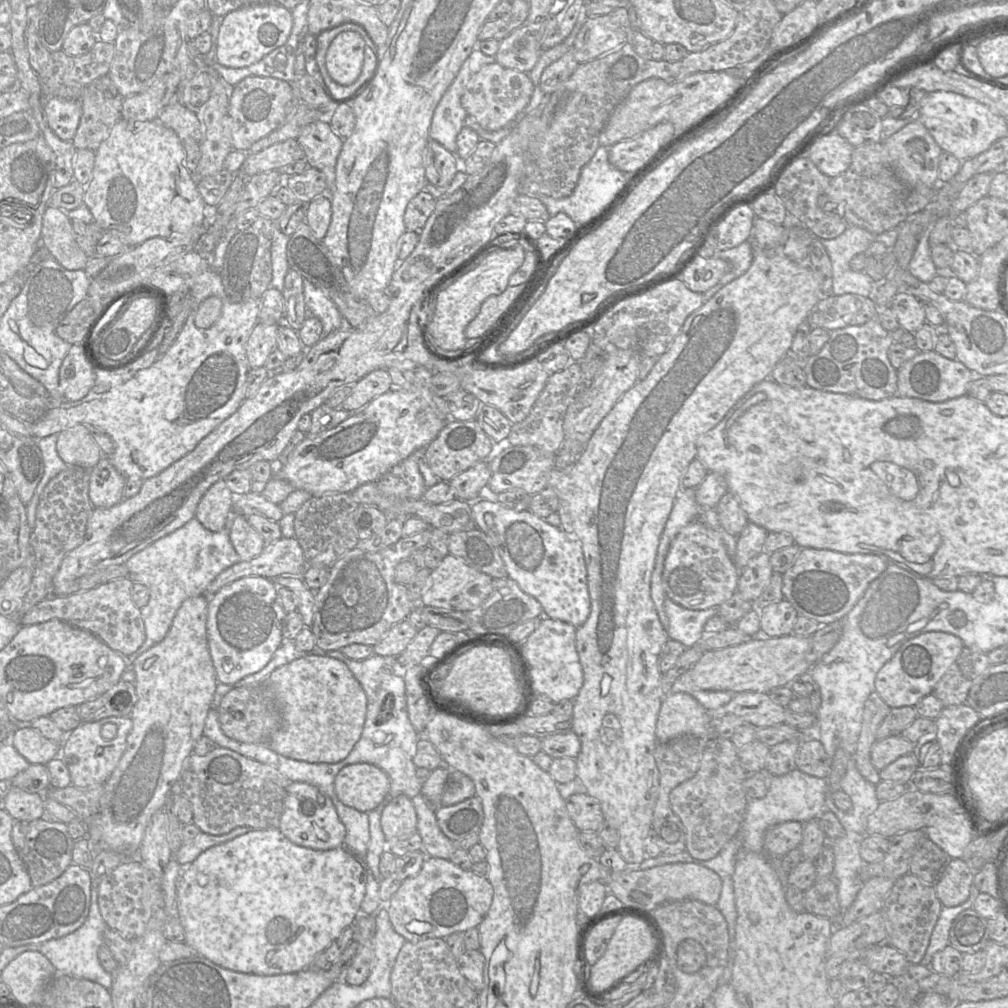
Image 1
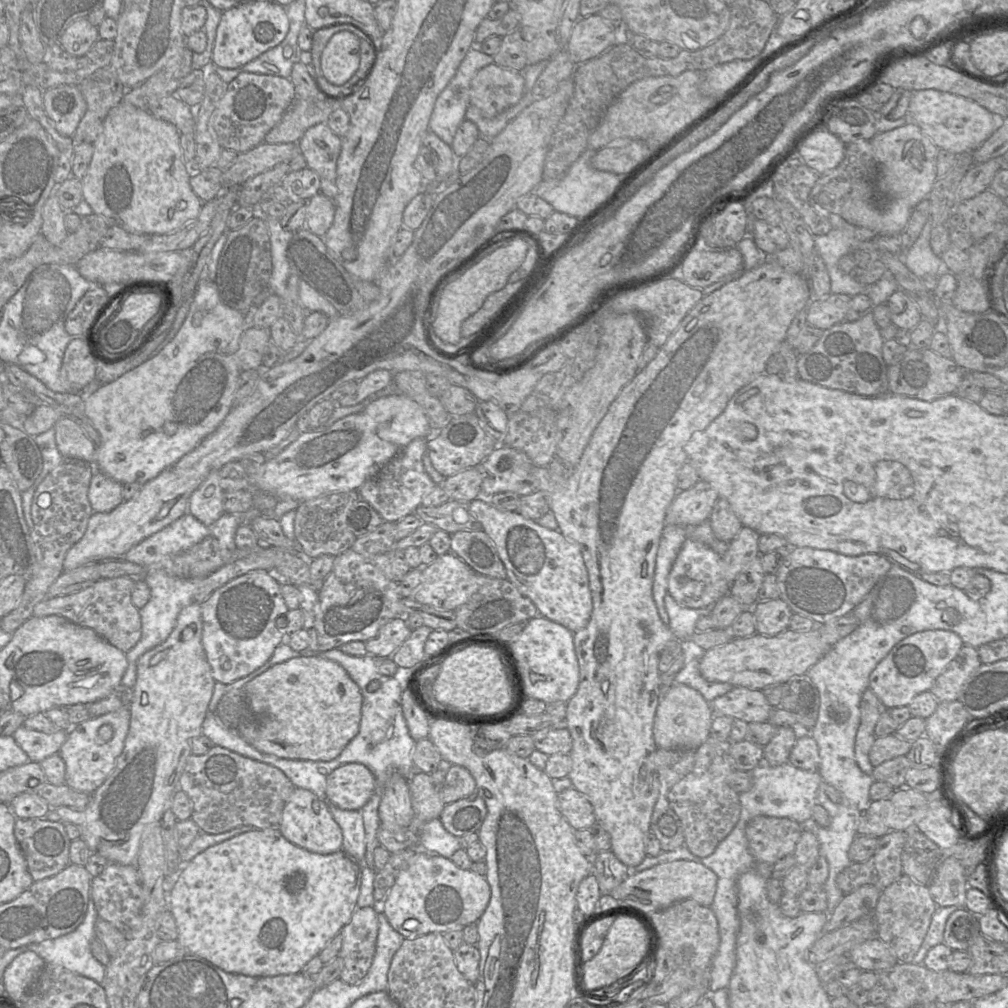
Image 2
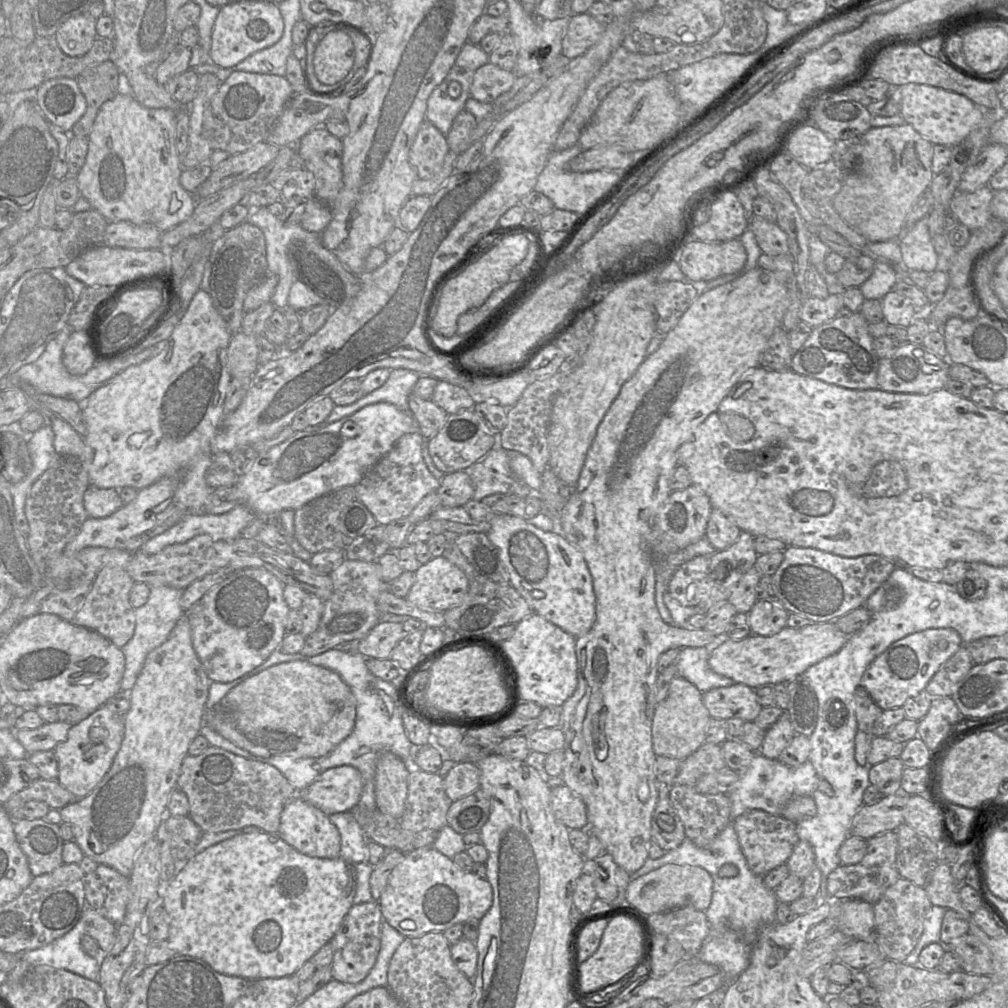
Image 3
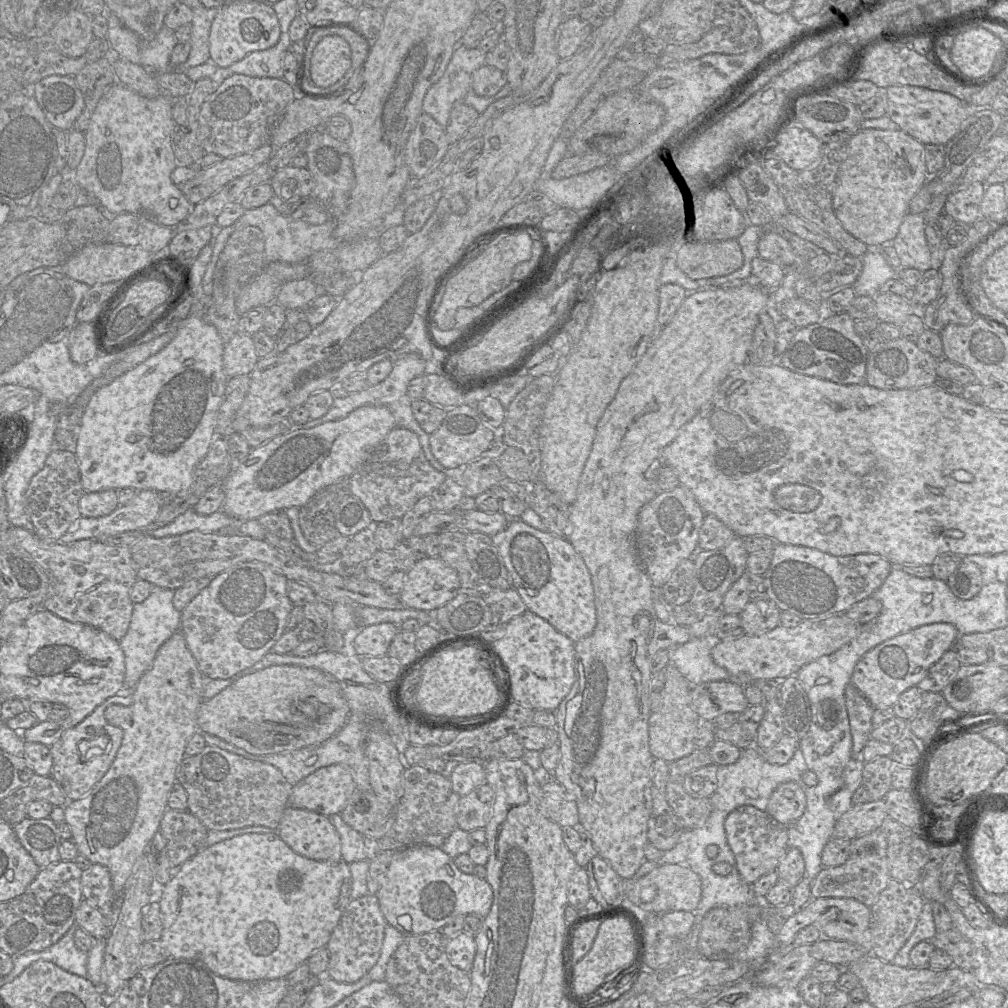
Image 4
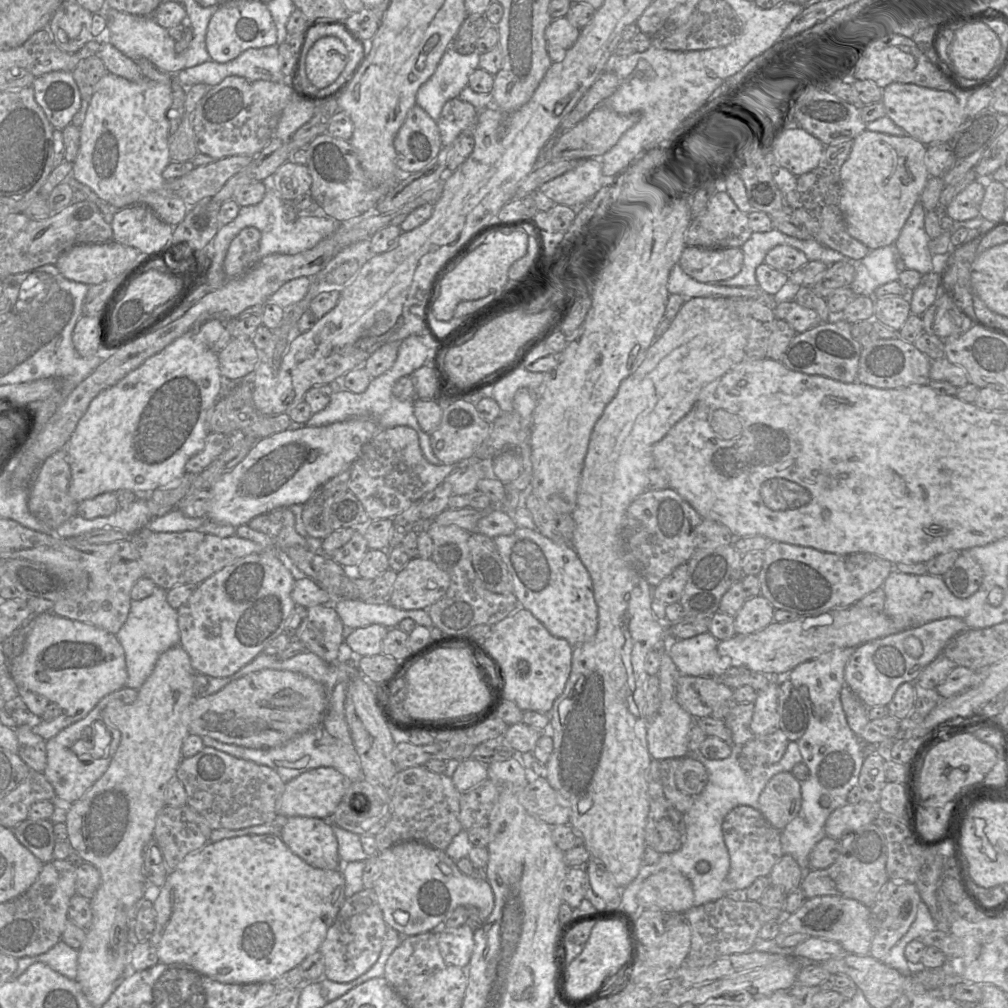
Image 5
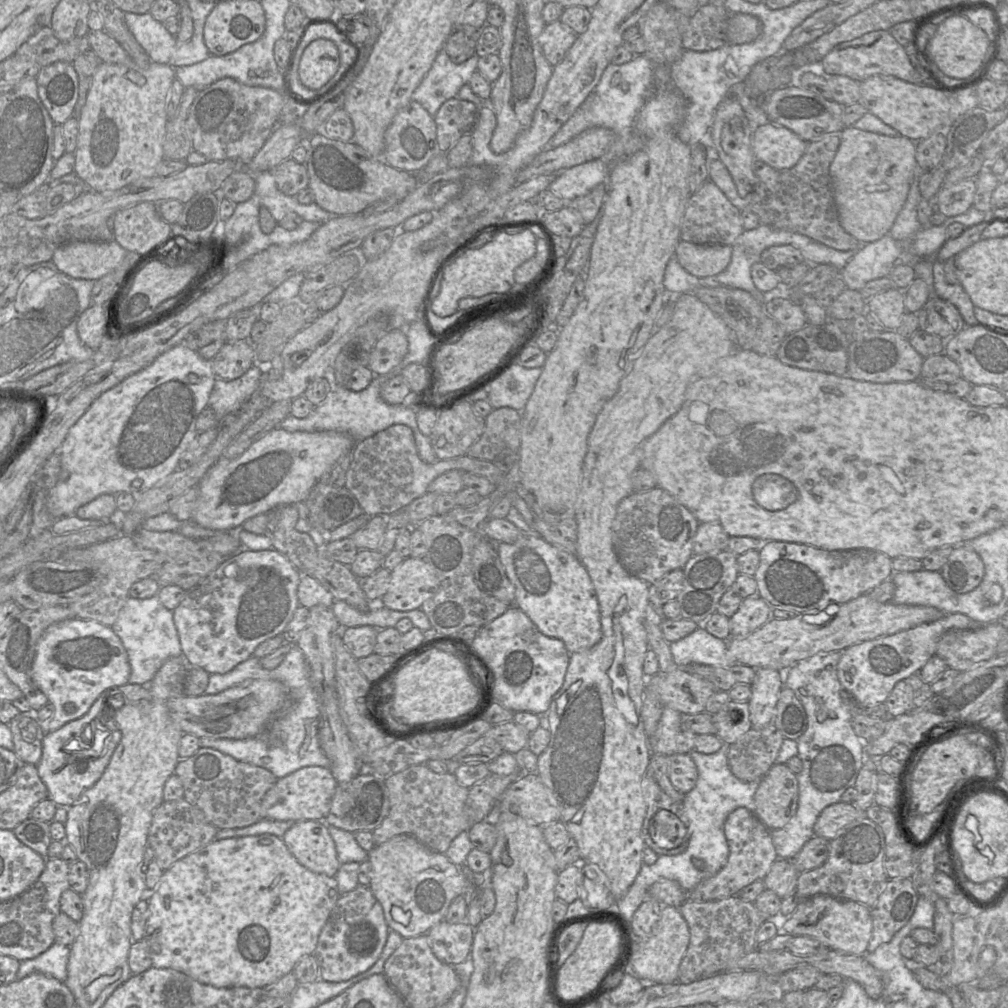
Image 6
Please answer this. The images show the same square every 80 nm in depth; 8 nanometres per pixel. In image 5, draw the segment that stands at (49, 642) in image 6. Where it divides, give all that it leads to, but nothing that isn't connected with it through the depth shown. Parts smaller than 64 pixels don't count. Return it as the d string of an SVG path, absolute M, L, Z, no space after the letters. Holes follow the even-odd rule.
M52 612L33 615L27 621L27 637L20 655L8 663L10 674L19 688L46 697L58 704L62 713L51 721L34 719L32 731L49 740L61 730L83 719L106 695L125 687L128 679L125 652L116 635L89 623L58 616Z

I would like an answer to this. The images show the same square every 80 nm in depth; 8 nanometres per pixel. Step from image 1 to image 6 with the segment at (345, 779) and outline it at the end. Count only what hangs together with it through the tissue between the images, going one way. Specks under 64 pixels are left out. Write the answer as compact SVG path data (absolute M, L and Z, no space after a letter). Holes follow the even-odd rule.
M307 766L277 779L262 799L262 817L279 821L324 820L338 787L329 768Z

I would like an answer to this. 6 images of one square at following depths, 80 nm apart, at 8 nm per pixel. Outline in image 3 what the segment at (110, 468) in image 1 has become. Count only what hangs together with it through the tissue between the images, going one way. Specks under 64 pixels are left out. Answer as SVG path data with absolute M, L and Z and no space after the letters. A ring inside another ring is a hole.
M89 485L84 493L83 504L88 517L104 518L116 512L124 504L116 488L99 488Z

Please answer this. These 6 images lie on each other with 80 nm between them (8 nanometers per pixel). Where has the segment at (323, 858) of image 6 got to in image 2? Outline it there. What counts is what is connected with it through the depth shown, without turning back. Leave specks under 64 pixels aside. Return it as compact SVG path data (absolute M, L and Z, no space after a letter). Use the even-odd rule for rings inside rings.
M303 788L293 790L283 809L279 831L289 842L309 852L328 855L342 851L342 831L328 806L313 792Z

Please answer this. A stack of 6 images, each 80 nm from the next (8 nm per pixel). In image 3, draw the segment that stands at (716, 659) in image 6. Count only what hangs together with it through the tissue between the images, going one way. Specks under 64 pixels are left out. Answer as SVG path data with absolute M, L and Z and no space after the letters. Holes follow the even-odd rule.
M684 647L680 649L675 661L677 675L692 683L702 693L713 688L729 687L735 683L710 669L710 652L707 647Z

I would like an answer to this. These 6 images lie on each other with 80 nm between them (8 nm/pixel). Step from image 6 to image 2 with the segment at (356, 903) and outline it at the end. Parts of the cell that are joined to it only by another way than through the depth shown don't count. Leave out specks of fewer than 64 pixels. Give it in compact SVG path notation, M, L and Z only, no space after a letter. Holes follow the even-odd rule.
M376 905L356 908L340 933L343 940L337 955L343 960L340 980L348 985L355 985L368 973L376 952L378 936Z

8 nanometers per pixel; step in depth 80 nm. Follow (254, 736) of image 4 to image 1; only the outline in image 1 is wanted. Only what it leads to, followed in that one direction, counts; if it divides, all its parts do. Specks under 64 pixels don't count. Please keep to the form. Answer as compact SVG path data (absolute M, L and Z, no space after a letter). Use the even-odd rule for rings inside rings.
M308 654L275 669L266 682L280 712L280 728L266 743L278 754L309 763L337 763L345 759L361 737L367 710L366 694L346 664Z

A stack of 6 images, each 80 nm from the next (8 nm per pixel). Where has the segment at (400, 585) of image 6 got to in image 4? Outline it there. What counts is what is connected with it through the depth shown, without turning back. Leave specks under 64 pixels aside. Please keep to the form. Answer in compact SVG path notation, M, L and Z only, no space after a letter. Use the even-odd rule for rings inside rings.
M440 557L416 561L406 573L399 600L402 607L435 612L458 593L460 579L454 568Z

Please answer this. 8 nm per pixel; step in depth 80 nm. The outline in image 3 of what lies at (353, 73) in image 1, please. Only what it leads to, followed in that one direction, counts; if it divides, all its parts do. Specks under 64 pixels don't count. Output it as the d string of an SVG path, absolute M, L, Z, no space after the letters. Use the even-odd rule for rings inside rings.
M341 30L328 32L317 44L313 55L317 80L325 85L342 81L350 72L354 58L351 37Z

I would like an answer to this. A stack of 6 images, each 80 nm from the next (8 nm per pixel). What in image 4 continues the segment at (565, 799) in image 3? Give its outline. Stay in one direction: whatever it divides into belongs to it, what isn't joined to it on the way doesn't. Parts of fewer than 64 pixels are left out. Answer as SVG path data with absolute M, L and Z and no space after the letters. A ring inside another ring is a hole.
M558 781L541 786L543 813L561 827L580 827L576 802Z

